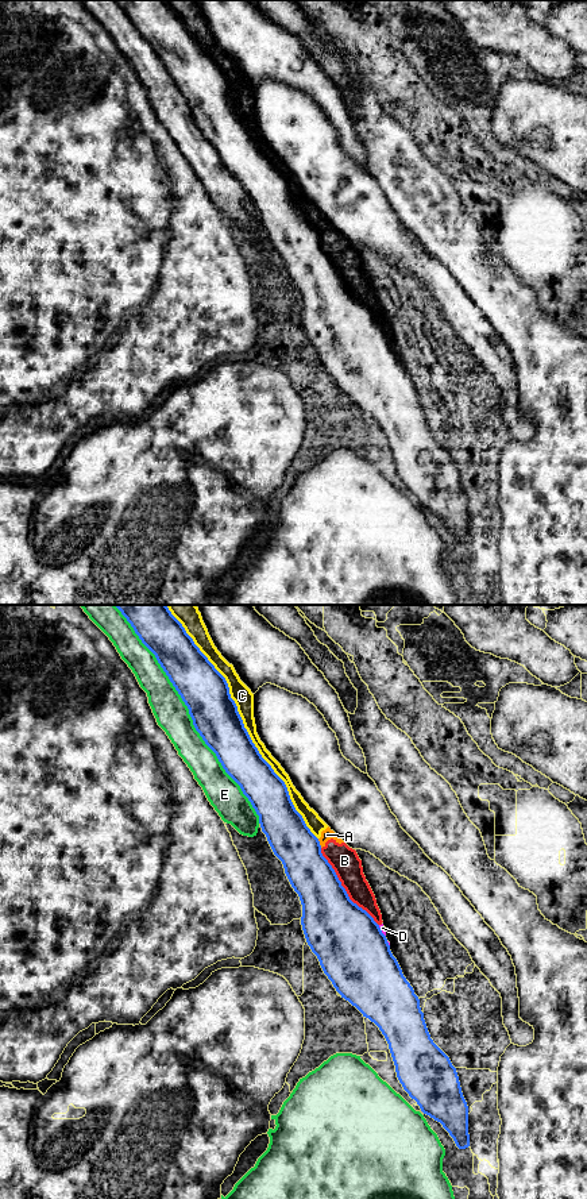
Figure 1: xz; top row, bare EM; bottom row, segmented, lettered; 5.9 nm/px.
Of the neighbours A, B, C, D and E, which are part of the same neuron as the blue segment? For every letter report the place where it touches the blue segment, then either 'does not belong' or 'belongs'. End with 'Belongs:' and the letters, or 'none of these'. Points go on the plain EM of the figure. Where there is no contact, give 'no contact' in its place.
A: xz (319, 238) | does not belong
B: xz (344, 284) | does not belong
C: xz (242, 118) | does not belong
D: xz (381, 326) | does not belong
E: xz (189, 108) | does not belong
Belongs: none of these

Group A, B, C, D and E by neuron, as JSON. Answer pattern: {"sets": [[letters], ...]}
{"sets": [["A", "B", "C", "D"], ["E"]]}

